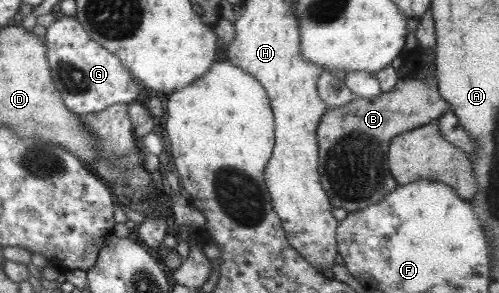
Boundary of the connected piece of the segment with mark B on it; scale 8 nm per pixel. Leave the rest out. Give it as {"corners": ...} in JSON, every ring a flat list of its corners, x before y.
{"corners":[[415,48,409,54,402,56,401,65,396,72,397,82,391,90,379,92,375,98,353,96,343,106,326,108,316,128,317,169,320,185,332,207,343,208,347,213,362,210,370,204,379,202,388,192,398,187,387,166,387,150,391,138,395,134,413,130,433,119,438,119,445,111,450,110,447,102,439,96,436,72,431,62,433,62,433,49]]}

